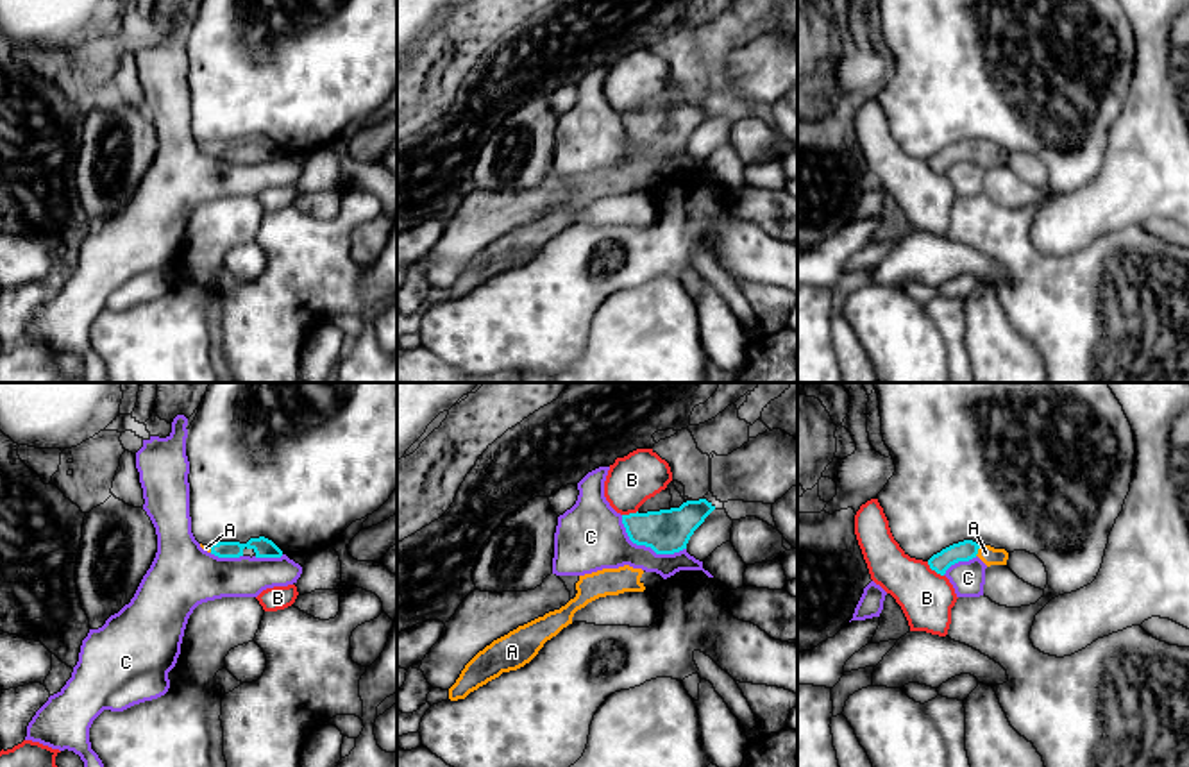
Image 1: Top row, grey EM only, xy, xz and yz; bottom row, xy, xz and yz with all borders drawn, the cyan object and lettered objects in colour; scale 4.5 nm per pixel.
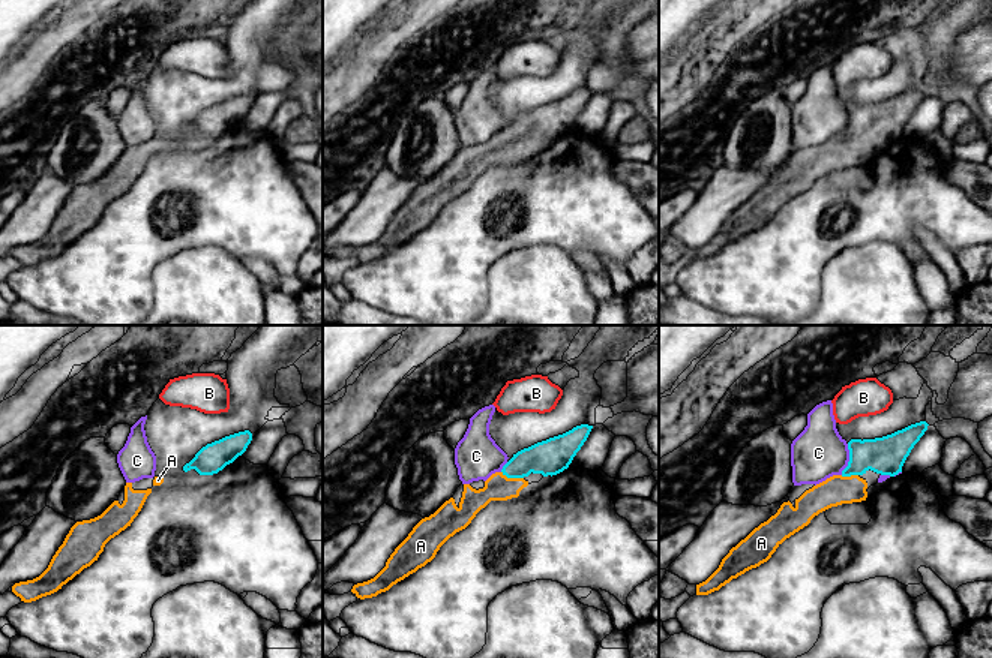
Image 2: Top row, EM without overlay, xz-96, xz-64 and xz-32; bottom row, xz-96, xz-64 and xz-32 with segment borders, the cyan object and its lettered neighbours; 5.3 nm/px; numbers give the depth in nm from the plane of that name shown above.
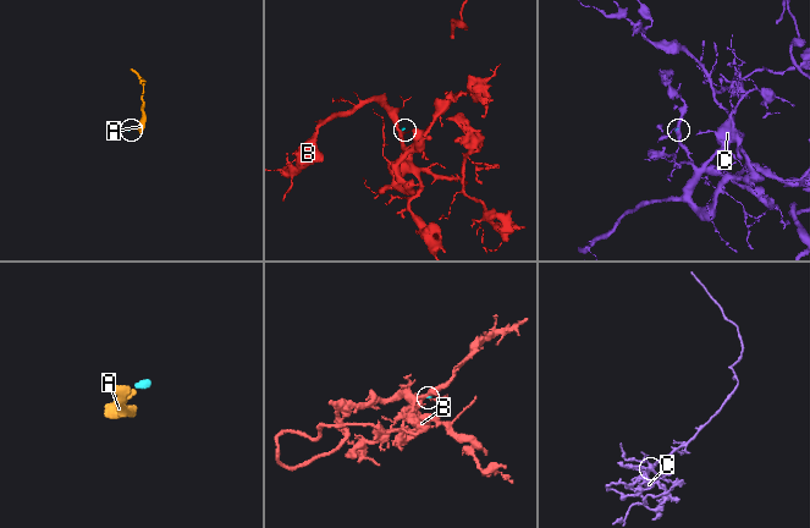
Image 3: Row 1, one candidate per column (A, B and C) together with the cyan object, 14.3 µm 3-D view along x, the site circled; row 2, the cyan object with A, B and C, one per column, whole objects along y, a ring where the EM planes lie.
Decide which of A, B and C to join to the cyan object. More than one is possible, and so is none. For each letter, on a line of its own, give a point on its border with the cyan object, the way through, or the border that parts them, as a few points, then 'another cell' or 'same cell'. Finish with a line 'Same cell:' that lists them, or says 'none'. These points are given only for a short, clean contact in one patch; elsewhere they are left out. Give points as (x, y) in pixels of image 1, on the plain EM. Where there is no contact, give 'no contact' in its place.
A: meets cyan in yz at (977, 151); runs through yz (968, 149), (977, 151), (986, 152); same cell
B: meets cyan in yz at (934, 168); border along yz (927, 161), (943, 176); another cell
C: meets cyan in xz at (646, 145); border along xz (621, 115), (633, 142), (657, 152), (685, 149); another cell
Same cell: A

